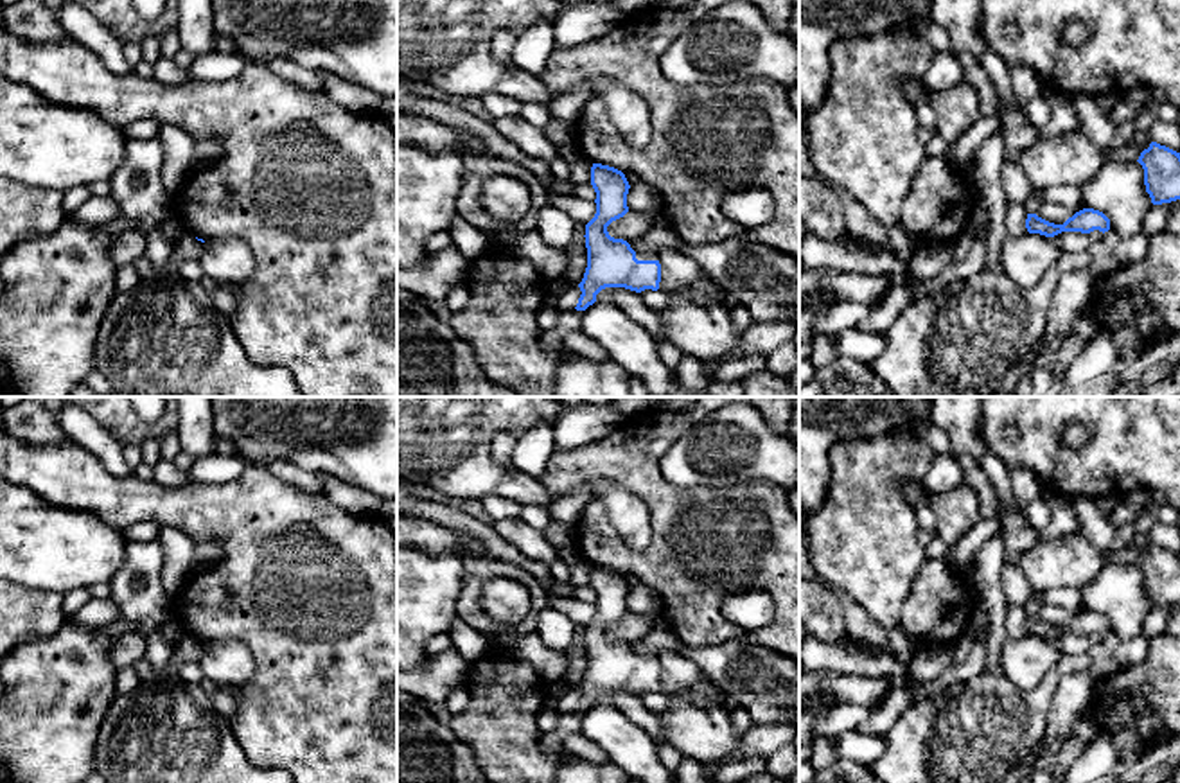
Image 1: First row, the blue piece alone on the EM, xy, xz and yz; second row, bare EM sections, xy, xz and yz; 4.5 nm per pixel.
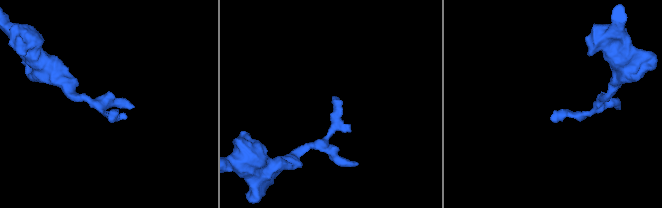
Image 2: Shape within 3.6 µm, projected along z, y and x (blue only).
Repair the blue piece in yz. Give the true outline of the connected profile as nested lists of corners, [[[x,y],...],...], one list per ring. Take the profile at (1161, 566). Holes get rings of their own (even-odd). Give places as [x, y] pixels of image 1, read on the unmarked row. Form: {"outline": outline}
{"outline": [[[1151,544],[1137,564],[1144,571],[1144,587],[1153,607],[1180,602],[1180,555]]]}

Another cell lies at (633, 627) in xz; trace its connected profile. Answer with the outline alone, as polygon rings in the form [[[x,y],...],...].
[[[663,611],[657,614],[638,614],[629,612],[623,620],[612,623],[607,634],[614,641],[623,641],[627,645],[647,638],[663,621]]]

